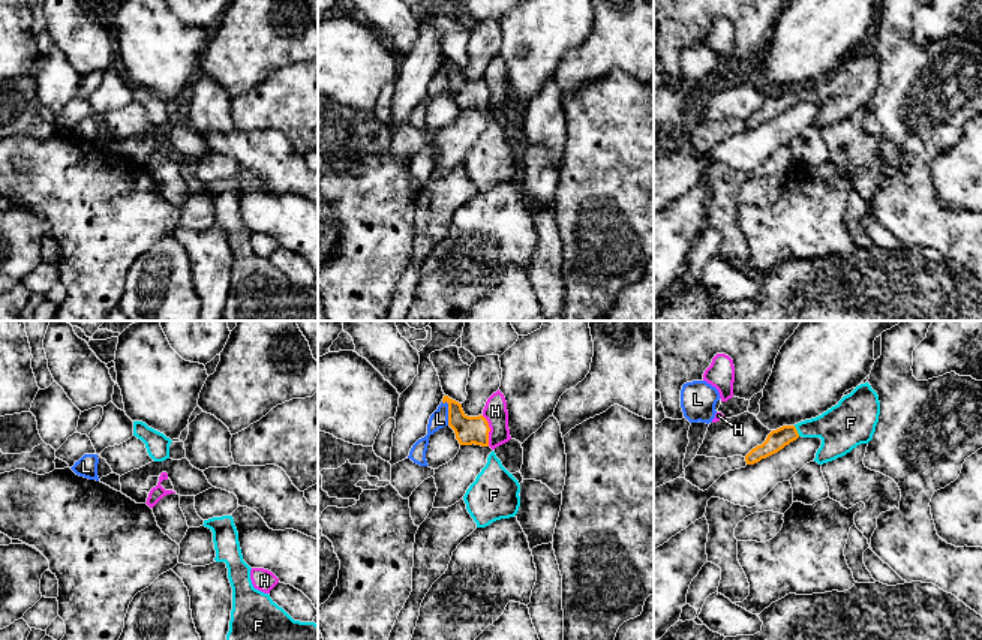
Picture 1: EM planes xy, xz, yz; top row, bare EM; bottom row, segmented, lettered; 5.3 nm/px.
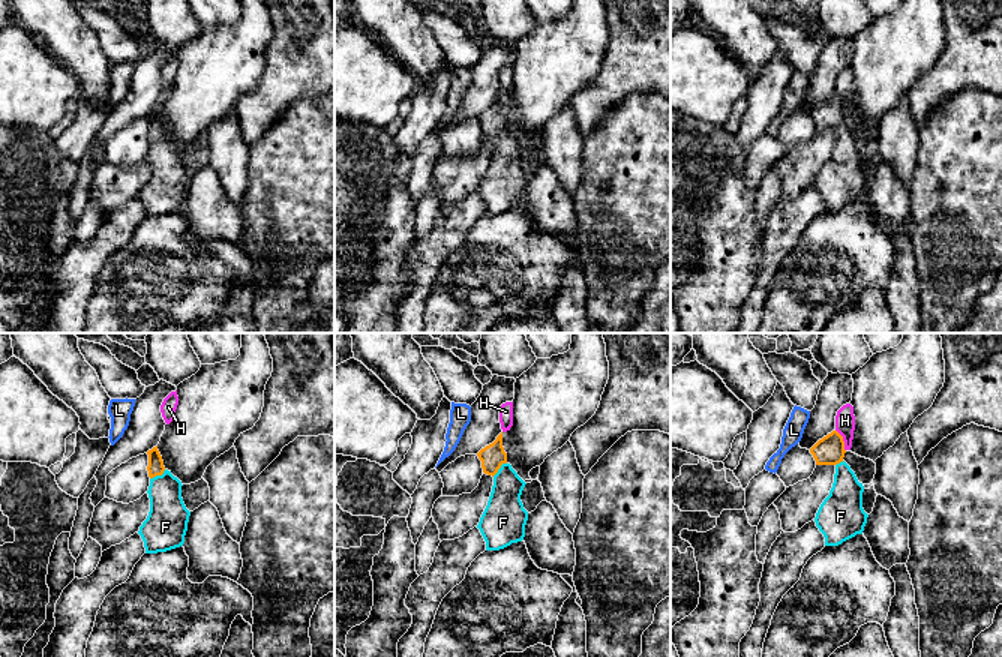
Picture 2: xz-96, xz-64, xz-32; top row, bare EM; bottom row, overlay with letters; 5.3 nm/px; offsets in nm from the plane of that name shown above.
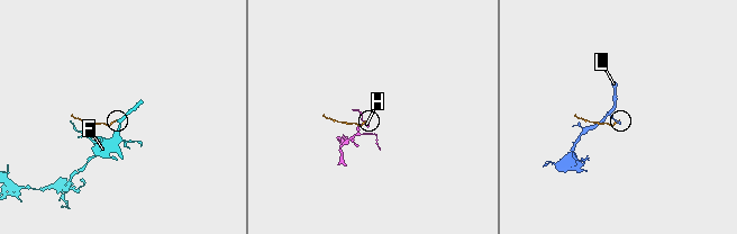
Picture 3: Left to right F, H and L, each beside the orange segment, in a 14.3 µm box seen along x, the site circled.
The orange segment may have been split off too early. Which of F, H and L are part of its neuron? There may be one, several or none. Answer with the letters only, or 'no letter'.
F

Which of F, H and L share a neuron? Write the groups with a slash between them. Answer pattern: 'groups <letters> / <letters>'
groups F / H / L

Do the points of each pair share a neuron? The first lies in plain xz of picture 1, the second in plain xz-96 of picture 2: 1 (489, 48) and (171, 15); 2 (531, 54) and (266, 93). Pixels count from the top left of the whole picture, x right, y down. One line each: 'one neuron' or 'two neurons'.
1: two neurons
2: two neurons

